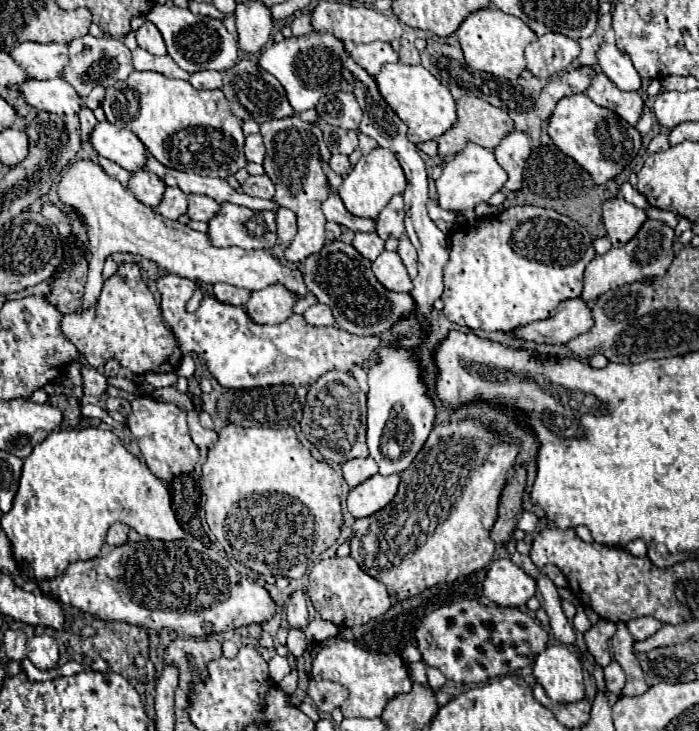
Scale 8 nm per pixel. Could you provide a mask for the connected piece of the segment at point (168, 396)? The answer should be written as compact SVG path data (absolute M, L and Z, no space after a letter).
M163 387L163 389L157 389L157 391L153 393L153 397L155 397L155 399L159 399L159 401L175 403L175 405L179 405L183 411L193 409L193 405L191 405L189 397L187 397L187 395L183 395L183 393L179 393L175 387Z

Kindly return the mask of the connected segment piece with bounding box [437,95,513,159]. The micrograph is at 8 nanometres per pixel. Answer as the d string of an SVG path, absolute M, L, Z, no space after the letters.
M465 95L465 97L461 97L461 99L457 101L457 123L455 123L449 131L445 131L441 137L437 137L439 157L443 157L443 159L455 157L469 141L473 141L473 143L477 143L477 145L481 145L481 147L493 151L493 149L499 145L499 141L501 141L511 129L513 129L513 121L511 121L511 117L509 117L505 111L493 107L493 105L487 103L485 99Z

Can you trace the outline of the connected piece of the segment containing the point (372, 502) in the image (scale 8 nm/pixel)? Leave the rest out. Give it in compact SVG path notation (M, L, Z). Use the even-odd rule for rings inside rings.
M373 475L349 491L347 509L355 519L369 517L379 509L383 509L395 497L397 487L399 487L399 475L389 477Z

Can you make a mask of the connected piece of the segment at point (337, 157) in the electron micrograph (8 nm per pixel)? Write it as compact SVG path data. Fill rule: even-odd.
M333 153L331 159L329 159L329 167L339 173L339 175L347 175L351 171L351 165L349 165L349 157L347 155L341 155L341 153Z

